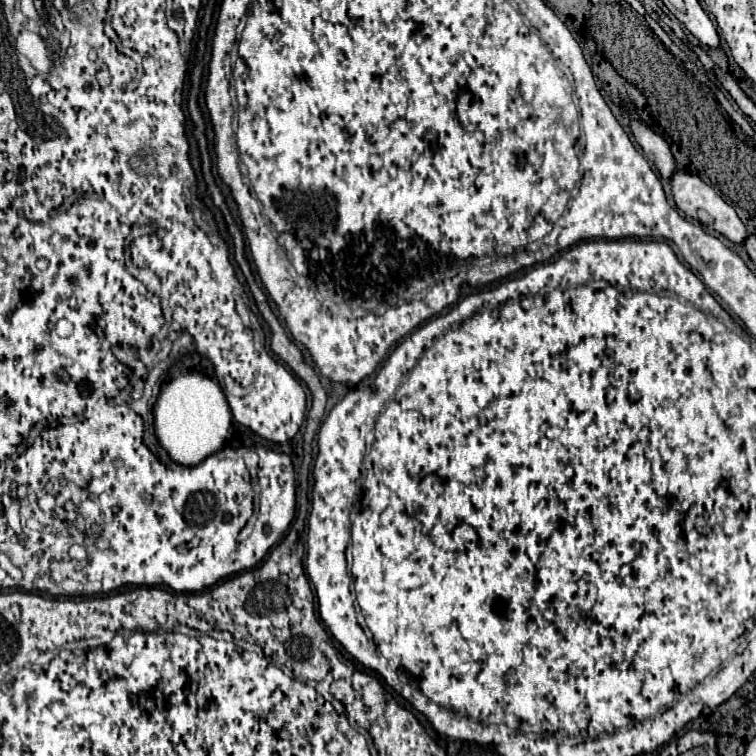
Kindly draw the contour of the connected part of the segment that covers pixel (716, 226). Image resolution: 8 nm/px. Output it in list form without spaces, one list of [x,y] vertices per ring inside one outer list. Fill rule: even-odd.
[[[677,169],[677,171],[671,175],[671,189],[673,189],[673,201],[675,201],[675,205],[677,205],[685,215],[689,215],[689,217],[693,217],[695,221],[699,221],[701,225],[705,225],[705,227],[709,227],[709,229],[713,229],[713,231],[725,235],[727,239],[731,239],[731,241],[737,243],[737,245],[745,241],[747,229],[745,229],[745,225],[741,223],[741,219],[737,217],[735,209],[733,209],[729,203],[725,203],[725,201],[717,195],[717,191],[715,191],[711,185],[707,185],[705,181],[701,181],[697,175],[691,175],[691,173],[685,173],[685,171]]]

